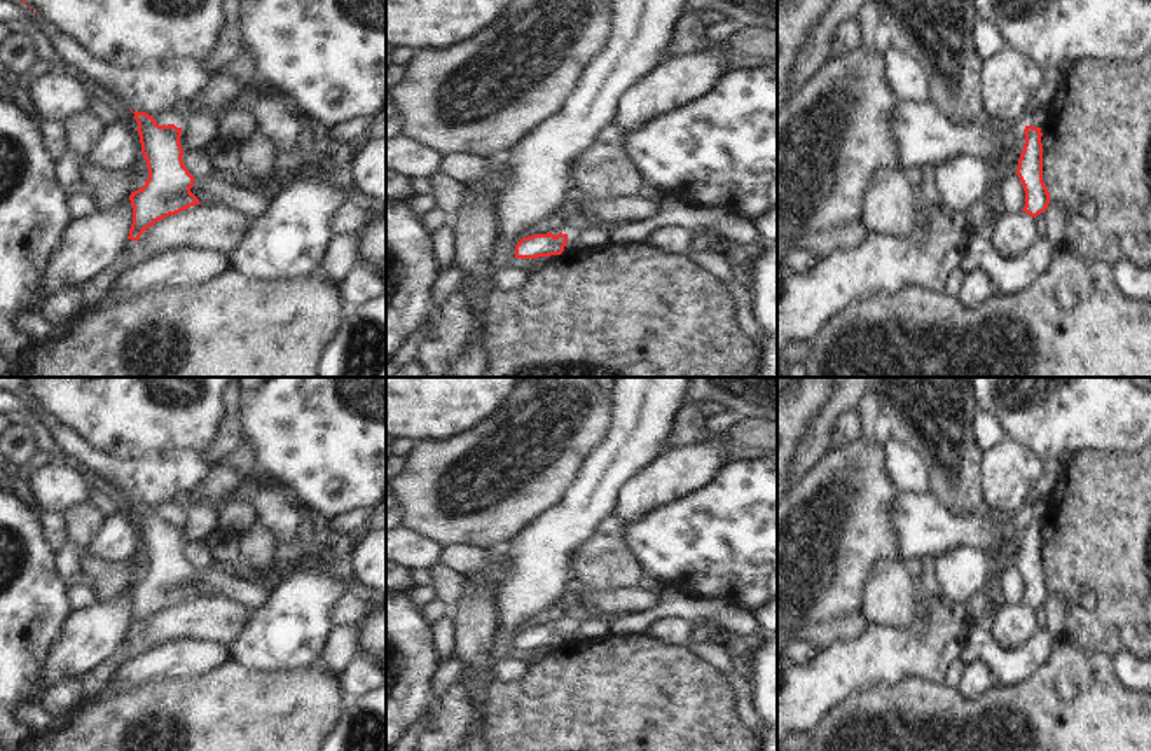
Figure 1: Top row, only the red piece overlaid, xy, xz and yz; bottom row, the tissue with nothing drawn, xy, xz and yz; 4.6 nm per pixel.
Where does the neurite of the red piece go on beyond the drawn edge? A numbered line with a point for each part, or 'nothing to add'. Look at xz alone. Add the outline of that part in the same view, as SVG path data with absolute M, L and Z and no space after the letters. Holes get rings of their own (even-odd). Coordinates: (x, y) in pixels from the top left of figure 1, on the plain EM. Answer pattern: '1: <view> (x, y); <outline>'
nothing to add

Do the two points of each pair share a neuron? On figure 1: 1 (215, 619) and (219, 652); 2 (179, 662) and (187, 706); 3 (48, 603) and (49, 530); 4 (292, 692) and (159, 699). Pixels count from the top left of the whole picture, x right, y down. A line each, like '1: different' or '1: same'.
1: different
2: different
3: different
4: same

